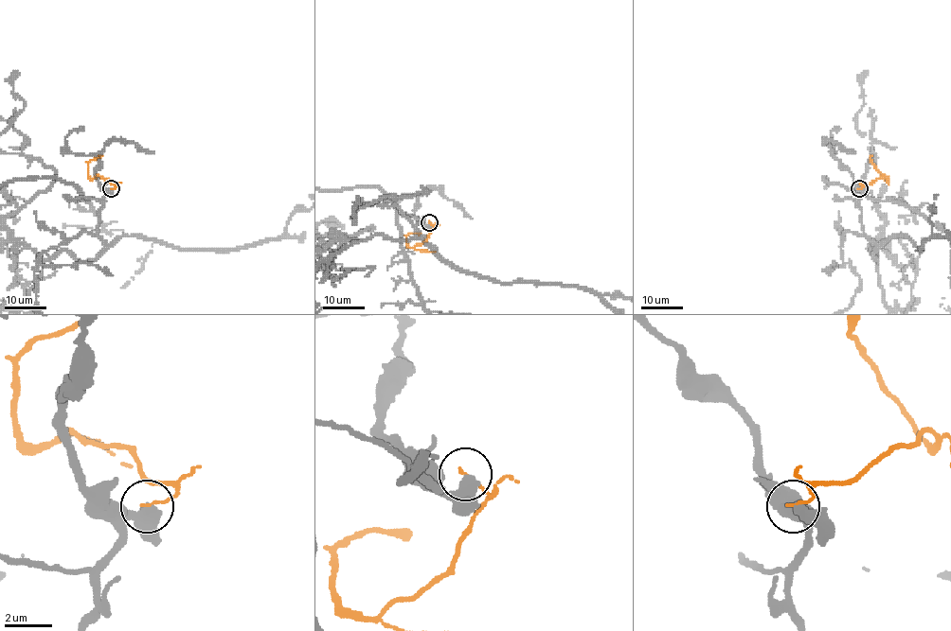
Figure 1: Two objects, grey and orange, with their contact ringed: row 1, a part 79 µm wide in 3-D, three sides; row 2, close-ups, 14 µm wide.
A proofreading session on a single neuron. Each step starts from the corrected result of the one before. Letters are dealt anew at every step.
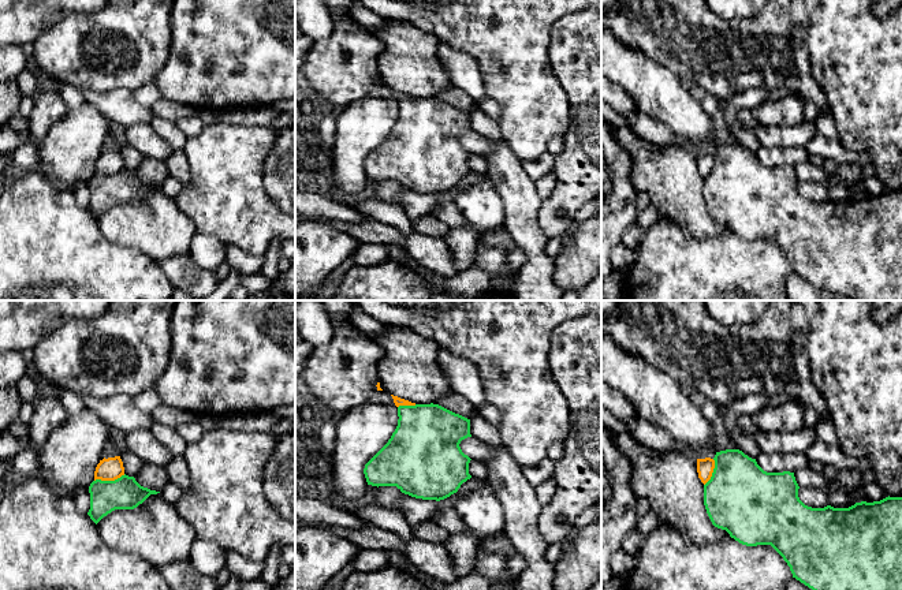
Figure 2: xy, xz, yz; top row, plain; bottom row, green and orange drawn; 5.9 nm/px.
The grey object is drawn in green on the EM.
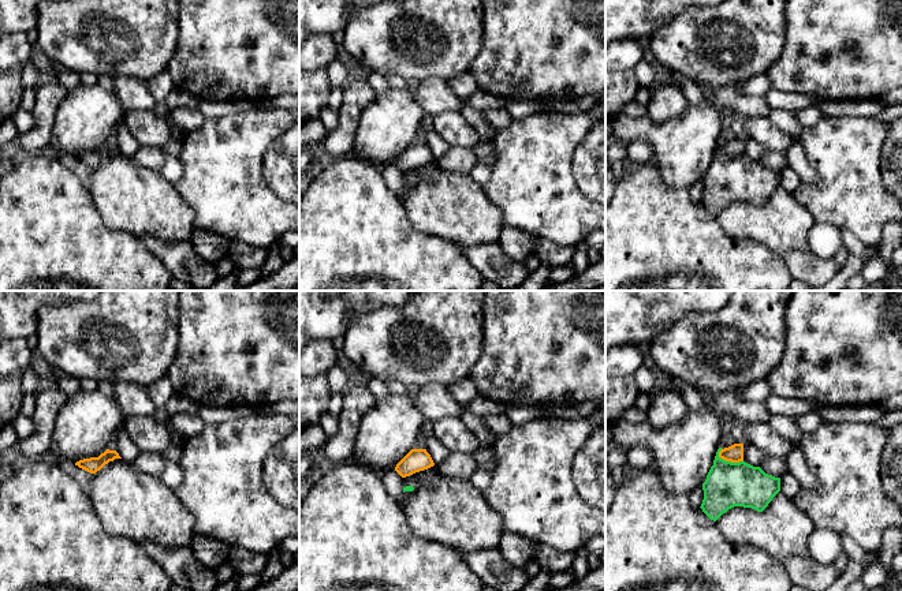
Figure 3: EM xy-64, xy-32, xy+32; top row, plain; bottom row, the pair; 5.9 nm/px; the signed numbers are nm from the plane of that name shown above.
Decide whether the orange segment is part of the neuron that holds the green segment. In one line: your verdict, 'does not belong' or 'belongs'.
does not belong

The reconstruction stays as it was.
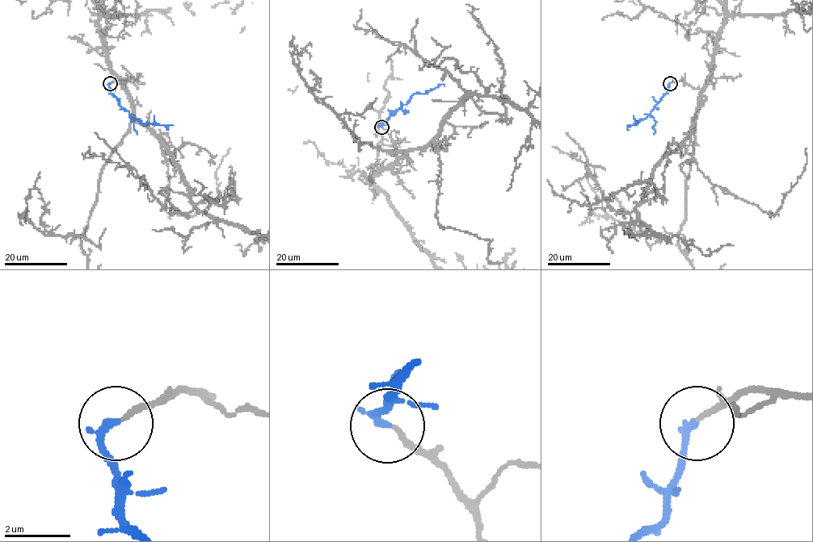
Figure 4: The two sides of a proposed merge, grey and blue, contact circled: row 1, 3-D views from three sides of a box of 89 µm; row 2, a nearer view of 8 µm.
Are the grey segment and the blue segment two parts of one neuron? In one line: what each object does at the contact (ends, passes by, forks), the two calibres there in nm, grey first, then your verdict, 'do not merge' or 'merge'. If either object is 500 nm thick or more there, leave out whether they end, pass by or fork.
grey ends | blue ends | 150/240 nm | merge

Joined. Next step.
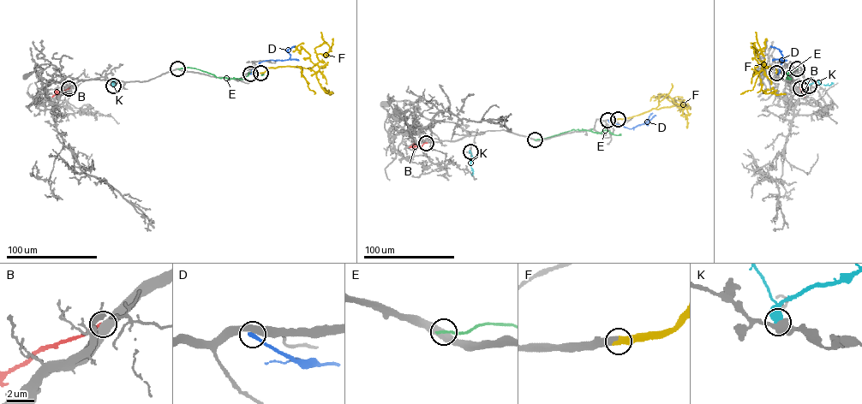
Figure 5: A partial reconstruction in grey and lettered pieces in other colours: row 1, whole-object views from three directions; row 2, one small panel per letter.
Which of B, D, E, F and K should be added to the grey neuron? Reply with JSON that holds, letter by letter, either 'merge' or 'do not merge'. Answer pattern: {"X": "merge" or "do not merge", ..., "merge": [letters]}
{"B": "do not merge", "D": "do not merge", "E": "do not merge", "F": "merge", "K": "do not merge", "merge": ["F"]}

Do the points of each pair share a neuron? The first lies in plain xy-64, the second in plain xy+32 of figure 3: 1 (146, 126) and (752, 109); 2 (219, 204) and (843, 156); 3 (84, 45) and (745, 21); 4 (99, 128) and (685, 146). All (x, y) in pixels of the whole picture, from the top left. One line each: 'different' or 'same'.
1: different
2: same
3: same
4: same

